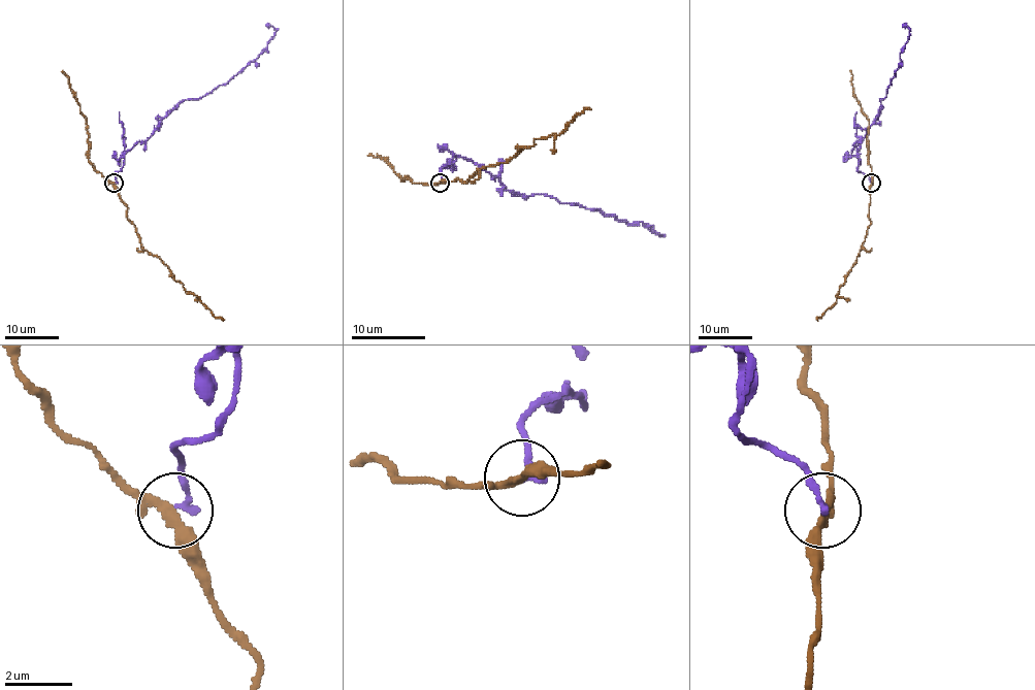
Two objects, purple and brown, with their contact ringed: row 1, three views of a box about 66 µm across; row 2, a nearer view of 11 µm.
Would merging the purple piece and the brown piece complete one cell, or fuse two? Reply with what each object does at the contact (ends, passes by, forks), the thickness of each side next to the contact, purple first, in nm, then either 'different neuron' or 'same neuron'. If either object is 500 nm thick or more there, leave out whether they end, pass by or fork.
purple ends | brown passes by | 200/240 nm | different neuron

